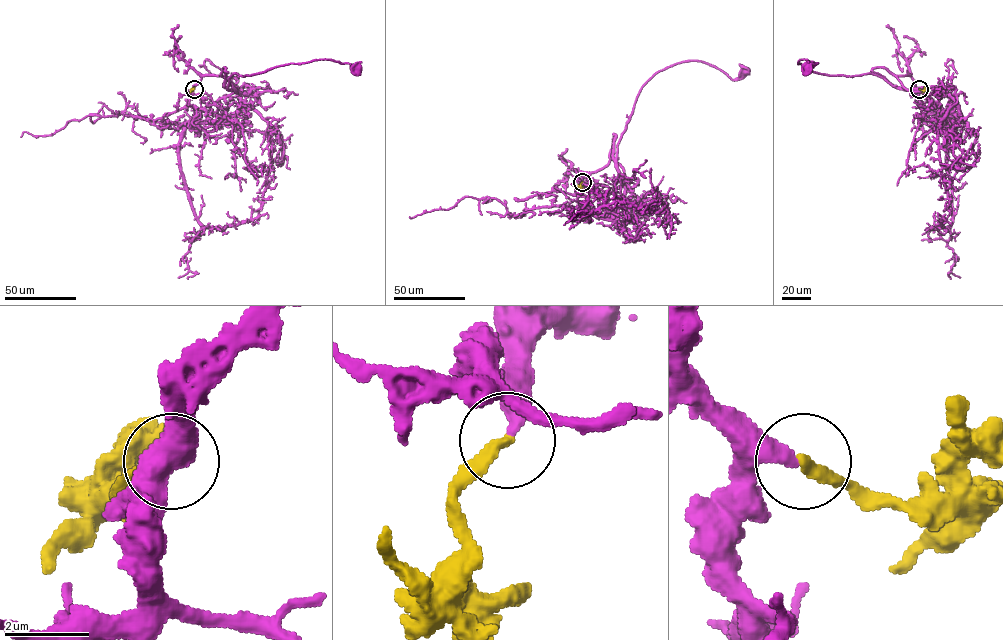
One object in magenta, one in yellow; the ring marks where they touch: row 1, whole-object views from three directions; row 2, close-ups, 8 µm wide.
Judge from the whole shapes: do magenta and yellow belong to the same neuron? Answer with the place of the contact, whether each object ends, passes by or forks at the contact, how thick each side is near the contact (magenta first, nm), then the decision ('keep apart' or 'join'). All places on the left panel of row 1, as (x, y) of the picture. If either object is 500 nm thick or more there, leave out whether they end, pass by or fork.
place (194, 89); magenta ends; yellow ends; calibres 360 and 320 nm; join

